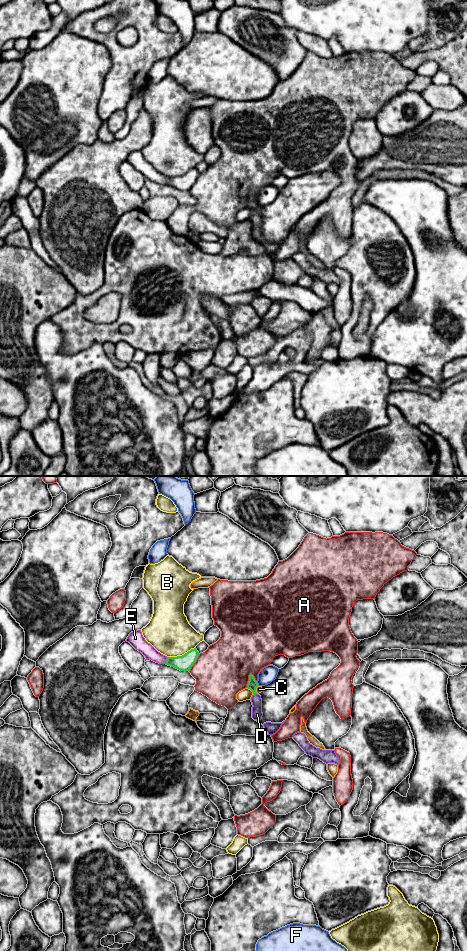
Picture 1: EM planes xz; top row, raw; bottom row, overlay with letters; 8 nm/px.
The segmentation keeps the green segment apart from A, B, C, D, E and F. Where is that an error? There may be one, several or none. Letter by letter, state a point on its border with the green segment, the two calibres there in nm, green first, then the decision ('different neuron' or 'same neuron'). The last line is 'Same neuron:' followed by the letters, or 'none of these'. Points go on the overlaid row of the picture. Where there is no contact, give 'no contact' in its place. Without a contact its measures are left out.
A: xz (249, 680) | 80/420 nm | different neuron
B: xz (180, 656) | 130/360 nm | different neuron
C: xz (251, 690) | 80/90 nm | different neuron
D: xz (255, 694) | 80/90 nm | same neuron
E: xz (166, 660) | 130/110 nm | different neuron
F: xz (257, 683) | 80/130 nm | different neuron
Same neuron: D

